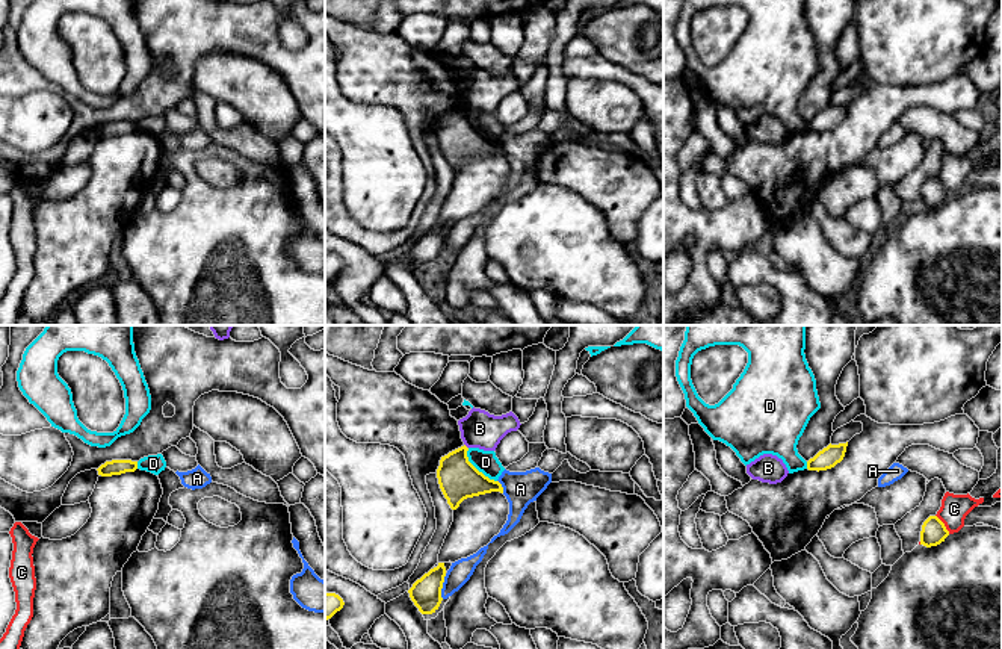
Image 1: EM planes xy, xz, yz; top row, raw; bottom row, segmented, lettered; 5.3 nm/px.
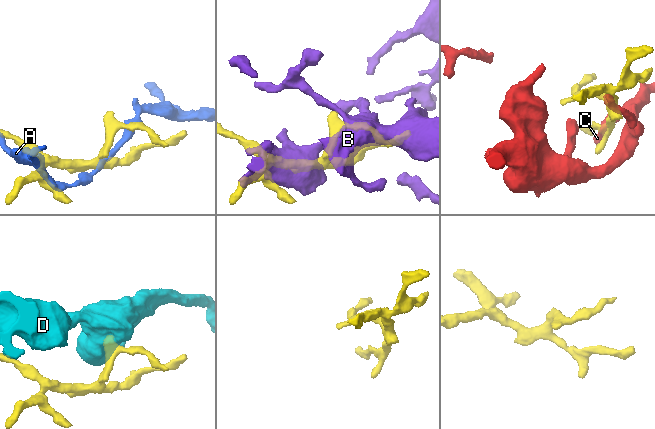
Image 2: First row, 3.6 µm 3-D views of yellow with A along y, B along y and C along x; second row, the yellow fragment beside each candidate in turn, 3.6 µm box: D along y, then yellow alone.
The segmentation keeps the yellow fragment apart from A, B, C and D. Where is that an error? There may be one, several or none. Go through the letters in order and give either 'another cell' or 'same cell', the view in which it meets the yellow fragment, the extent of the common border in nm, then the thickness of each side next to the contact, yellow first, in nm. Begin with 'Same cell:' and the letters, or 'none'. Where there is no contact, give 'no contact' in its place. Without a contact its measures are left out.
Same cell: none
A: another cell | xz | 140 nm | 160/120 nm
B: another cell | xz | 40 nm | 220/200 nm
C: another cell | yz | 130 nm | 130/150 nm
D: another cell | xz | 240 nm | 220/120 nm

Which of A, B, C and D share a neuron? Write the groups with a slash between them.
A / B / C / D

